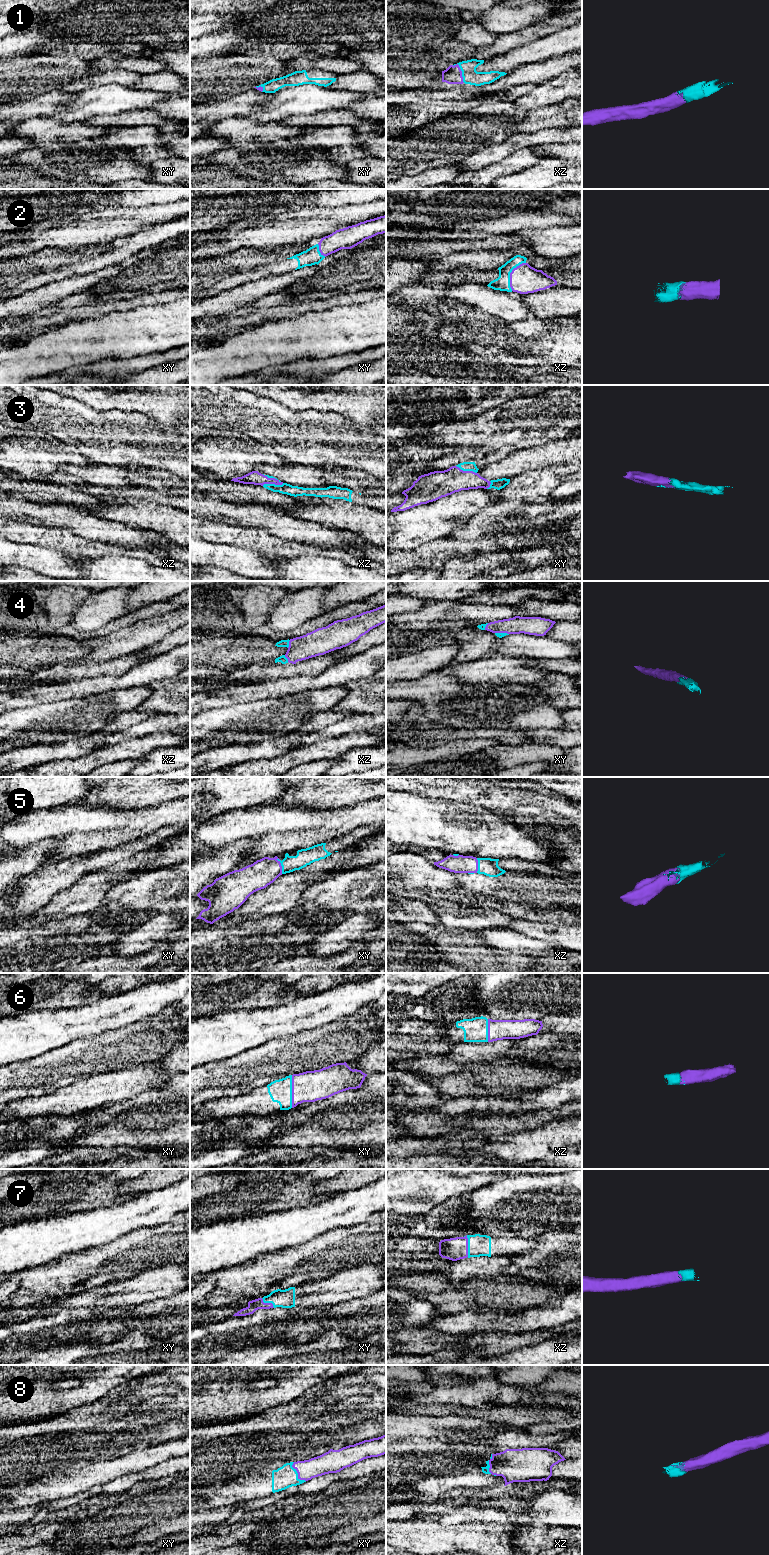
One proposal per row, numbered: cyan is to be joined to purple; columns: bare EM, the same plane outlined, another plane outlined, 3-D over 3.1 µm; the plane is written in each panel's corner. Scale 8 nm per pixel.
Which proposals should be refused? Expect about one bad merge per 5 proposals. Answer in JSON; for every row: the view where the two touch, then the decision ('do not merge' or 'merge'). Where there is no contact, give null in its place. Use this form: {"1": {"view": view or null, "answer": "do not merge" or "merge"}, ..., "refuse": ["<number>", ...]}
{"1": {"view": "xz", "answer": "merge"}, "2": {"view": "xz", "answer": "merge"}, "3": {"view": "xz", "answer": "merge"}, "4": {"view": "xz", "answer": "merge"}, "5": {"view": "xy", "answer": "merge"}, "6": {"view": "xy", "answer": "merge"}, "7": {"view": "xz", "answer": "merge"}, "8": {"view": "xy", "answer": "merge"}, "refuse": []}

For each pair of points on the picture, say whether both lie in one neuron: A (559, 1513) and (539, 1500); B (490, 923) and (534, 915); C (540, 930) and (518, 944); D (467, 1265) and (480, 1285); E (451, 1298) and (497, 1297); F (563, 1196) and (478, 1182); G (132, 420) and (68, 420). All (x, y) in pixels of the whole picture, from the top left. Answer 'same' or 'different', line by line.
A: same
B: different
C: different
D: different
E: same
F: different
G: same

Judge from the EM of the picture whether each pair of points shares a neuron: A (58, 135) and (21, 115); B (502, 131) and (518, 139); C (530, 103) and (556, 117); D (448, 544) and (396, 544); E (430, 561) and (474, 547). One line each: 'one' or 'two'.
A: two
B: two
C: two
D: two
E: one

